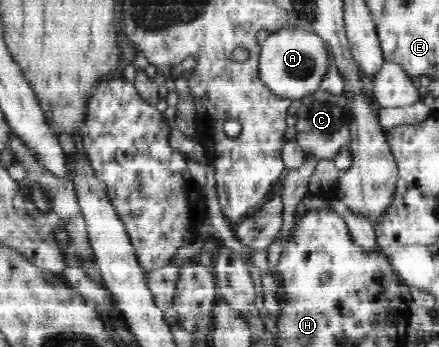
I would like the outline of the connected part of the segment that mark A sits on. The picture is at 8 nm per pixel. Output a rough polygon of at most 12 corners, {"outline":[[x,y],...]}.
{"outline":[[293,26],[261,44],[261,80],[300,99],[333,59],[322,36]]}

